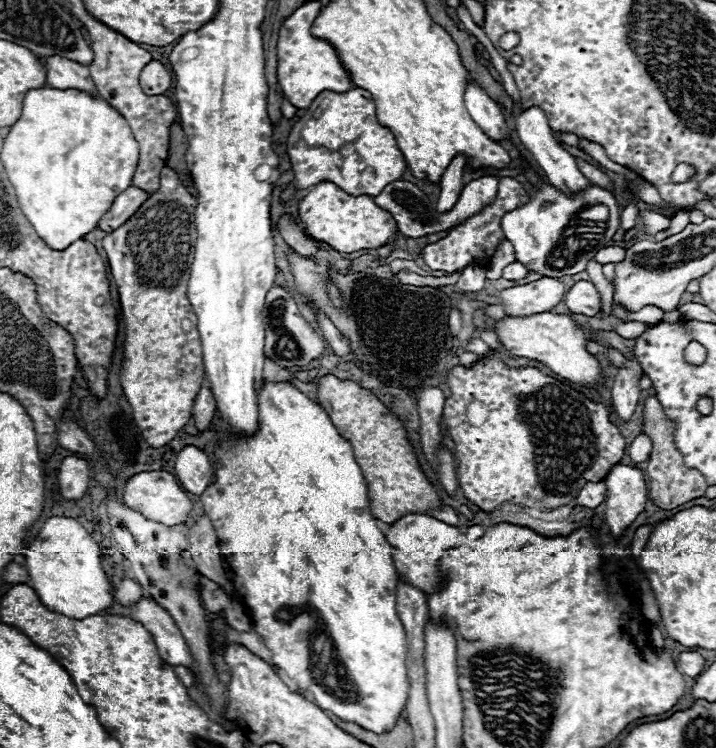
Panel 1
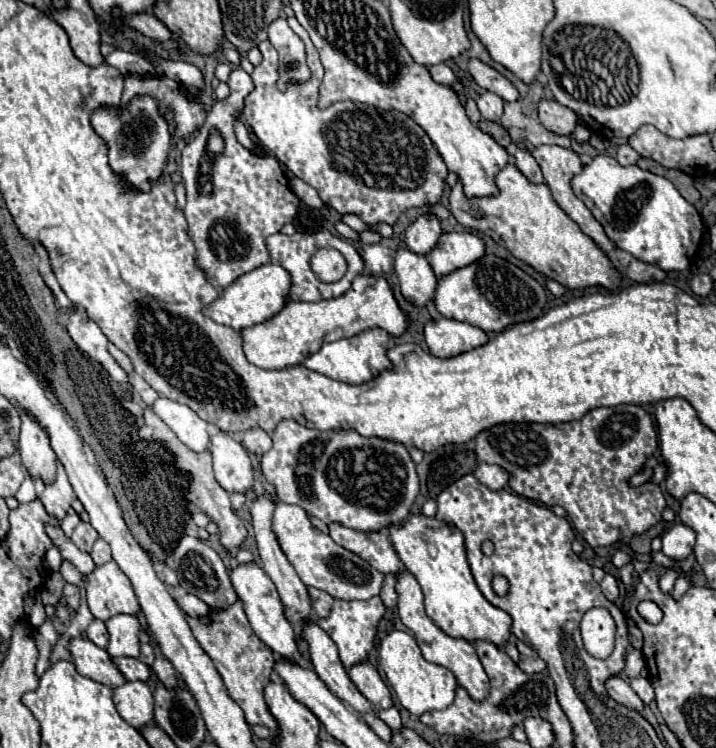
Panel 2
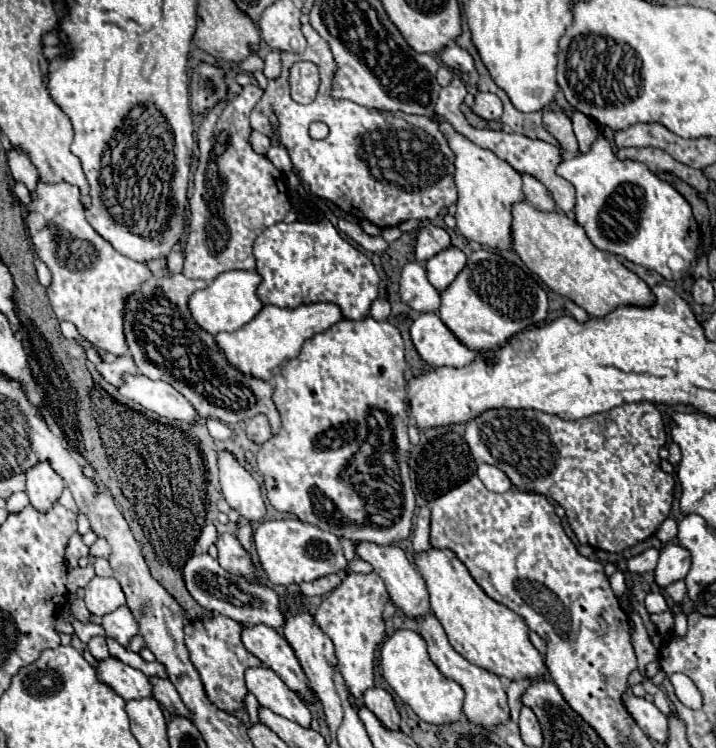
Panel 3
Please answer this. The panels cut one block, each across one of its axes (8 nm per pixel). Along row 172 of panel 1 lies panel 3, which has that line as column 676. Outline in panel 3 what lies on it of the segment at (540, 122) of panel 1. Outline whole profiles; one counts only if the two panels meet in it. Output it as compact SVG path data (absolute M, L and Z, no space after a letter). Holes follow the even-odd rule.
M676 542L666 544L660 550L660 560L654 570L654 582L658 588L666 588L678 580L684 580L690 570L690 554L684 548L678 548Z

